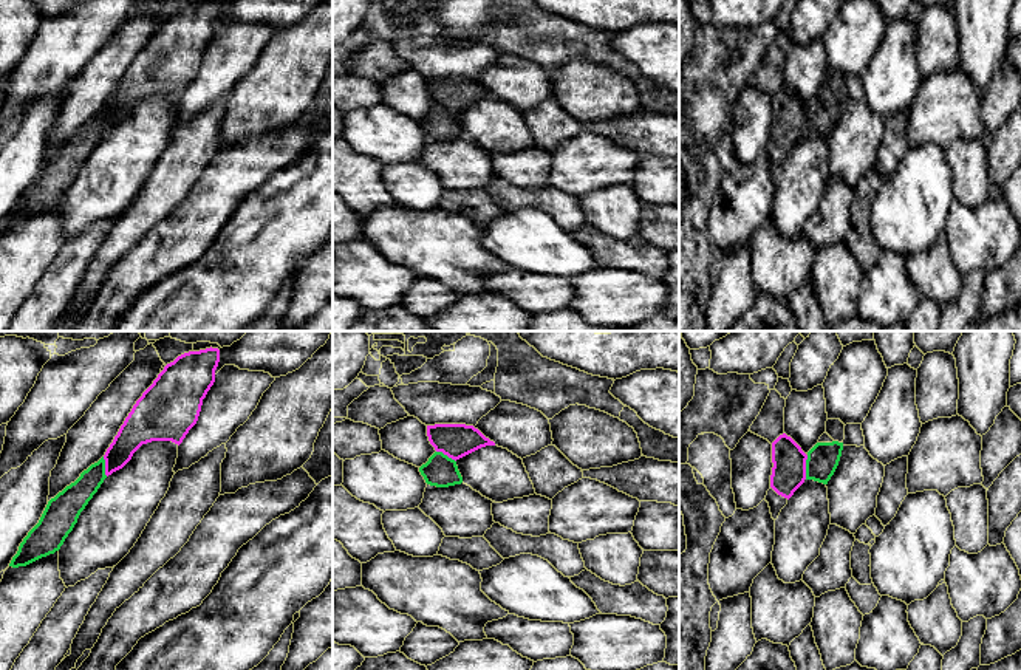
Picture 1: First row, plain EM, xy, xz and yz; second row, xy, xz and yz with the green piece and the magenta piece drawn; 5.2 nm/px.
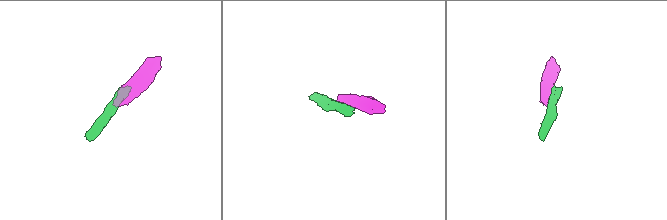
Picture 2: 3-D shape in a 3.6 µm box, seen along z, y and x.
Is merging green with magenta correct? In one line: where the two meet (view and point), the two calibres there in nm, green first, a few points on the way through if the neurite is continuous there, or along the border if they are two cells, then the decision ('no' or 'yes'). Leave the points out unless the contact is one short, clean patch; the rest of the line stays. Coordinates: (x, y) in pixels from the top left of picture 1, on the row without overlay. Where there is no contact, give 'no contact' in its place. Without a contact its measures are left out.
yz (806, 121) | 160/180 nm | along yz (808, 109), (805, 132) | no

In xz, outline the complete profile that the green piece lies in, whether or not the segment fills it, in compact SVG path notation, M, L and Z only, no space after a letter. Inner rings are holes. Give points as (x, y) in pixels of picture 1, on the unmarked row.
M435 105L429 115L419 121L419 125L430 139L449 141L463 136L456 115L442 105Z

